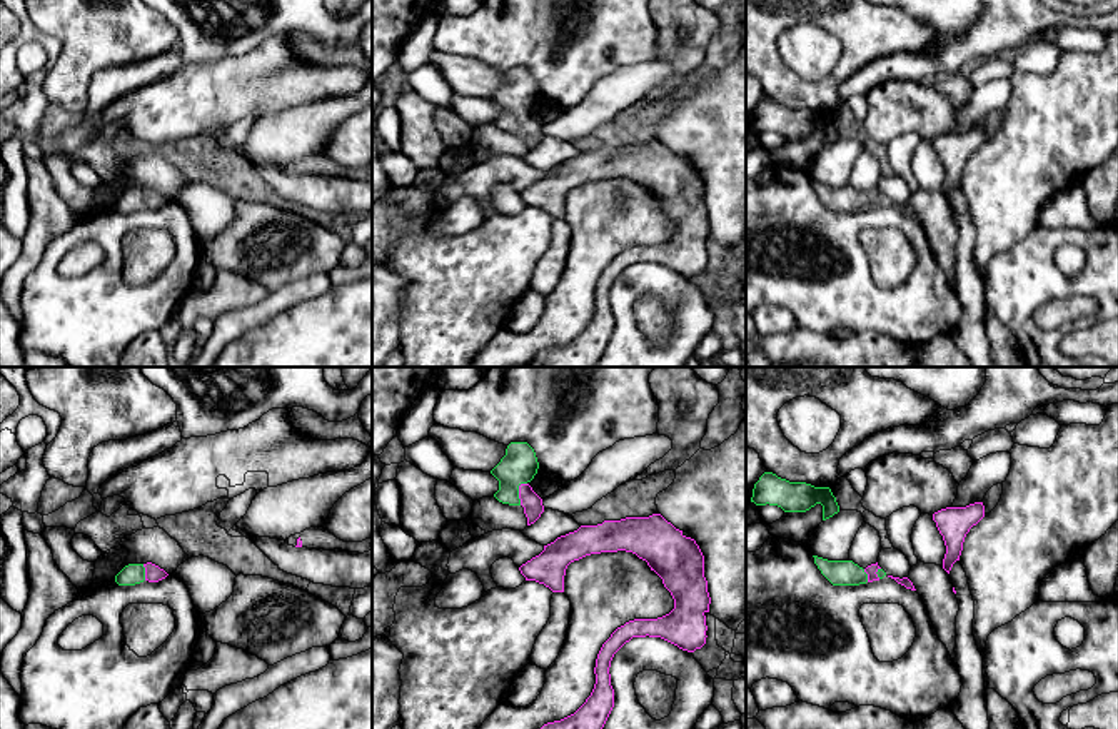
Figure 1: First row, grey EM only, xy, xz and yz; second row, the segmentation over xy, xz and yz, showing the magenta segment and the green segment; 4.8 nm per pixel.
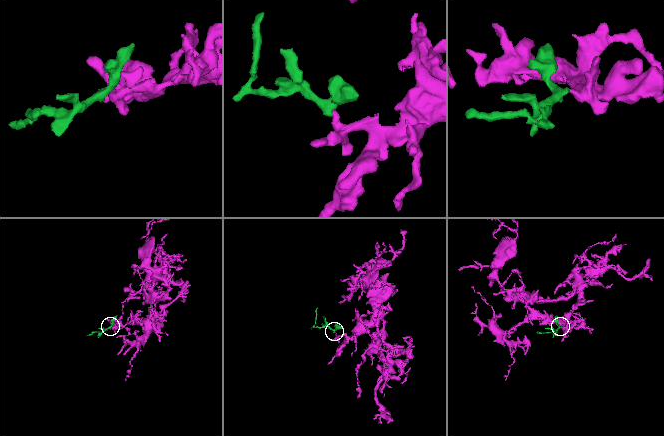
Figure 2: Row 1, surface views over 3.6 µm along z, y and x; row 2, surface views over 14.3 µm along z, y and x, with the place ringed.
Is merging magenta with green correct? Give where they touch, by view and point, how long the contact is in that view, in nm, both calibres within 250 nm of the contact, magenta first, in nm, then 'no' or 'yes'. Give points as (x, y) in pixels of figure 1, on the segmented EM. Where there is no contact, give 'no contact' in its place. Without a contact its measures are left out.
contact xz (519, 492); length 120 nm; calibres 100 and 170 nm; yes

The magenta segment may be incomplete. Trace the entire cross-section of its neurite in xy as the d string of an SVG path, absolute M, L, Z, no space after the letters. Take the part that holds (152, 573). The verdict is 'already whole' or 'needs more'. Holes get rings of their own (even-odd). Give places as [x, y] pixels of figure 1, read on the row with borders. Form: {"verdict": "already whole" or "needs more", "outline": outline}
{"verdict": "needs more", "outline": "M152 562L128 564L115 576L115 582L118 586L135 586L144 581L159 582L165 579L167 576L169 574L164 569L160 569L159 566Z"}

